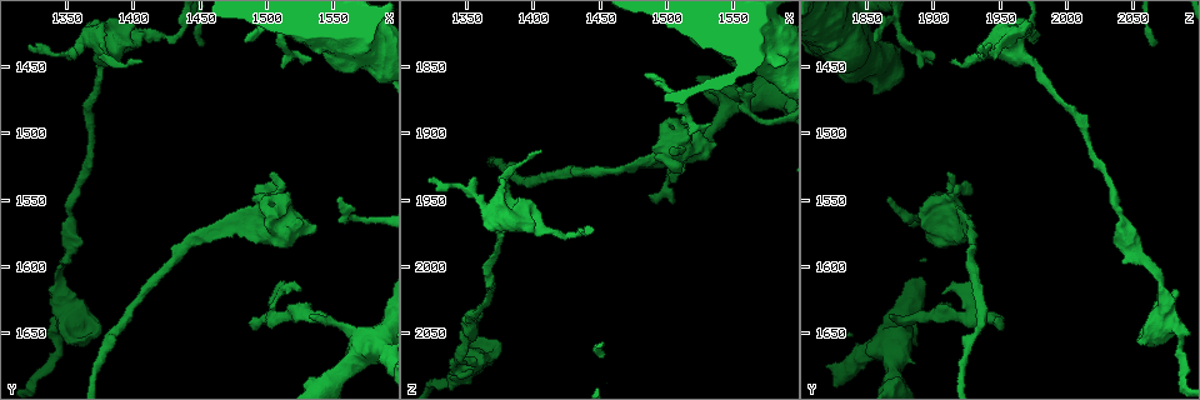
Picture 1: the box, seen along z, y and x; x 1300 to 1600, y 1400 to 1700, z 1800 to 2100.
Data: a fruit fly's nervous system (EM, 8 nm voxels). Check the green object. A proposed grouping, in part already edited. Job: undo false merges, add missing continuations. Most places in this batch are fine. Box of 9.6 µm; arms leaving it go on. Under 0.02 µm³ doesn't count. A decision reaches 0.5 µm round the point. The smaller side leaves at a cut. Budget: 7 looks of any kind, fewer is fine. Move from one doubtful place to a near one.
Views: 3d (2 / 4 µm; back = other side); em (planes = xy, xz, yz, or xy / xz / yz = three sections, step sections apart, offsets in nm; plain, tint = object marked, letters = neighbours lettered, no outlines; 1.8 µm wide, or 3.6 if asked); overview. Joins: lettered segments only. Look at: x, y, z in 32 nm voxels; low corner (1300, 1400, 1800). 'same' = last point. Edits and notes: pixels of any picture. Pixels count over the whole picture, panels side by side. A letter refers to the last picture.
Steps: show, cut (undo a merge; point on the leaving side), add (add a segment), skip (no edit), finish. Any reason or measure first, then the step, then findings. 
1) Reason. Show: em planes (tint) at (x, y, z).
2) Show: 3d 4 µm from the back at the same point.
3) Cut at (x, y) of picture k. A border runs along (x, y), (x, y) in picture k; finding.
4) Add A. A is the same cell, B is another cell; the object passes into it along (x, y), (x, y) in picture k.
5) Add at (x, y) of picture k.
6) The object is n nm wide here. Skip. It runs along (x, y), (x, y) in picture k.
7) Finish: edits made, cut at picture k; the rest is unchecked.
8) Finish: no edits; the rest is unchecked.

Thin arm on a thick one. Show: 3d 4 µm at (1516, 1558, 1910).

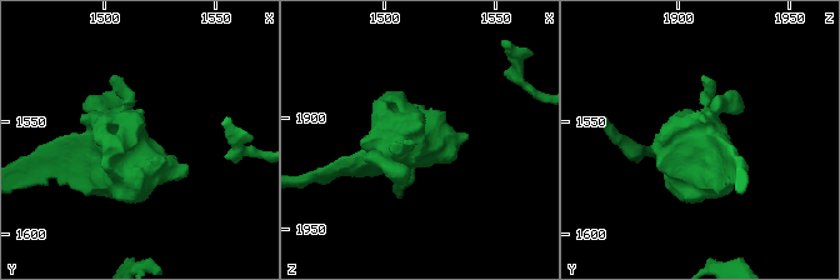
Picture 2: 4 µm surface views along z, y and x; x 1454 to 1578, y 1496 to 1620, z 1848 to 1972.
Need the tissue. Show: em 3.6 µm planes (tint) at (1514, 1556, 1910).

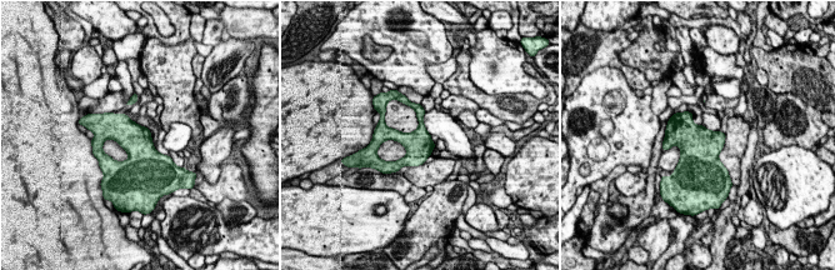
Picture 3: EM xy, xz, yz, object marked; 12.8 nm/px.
See the neighbours. Show: em 3.6 µm planes (letters) at the same point.

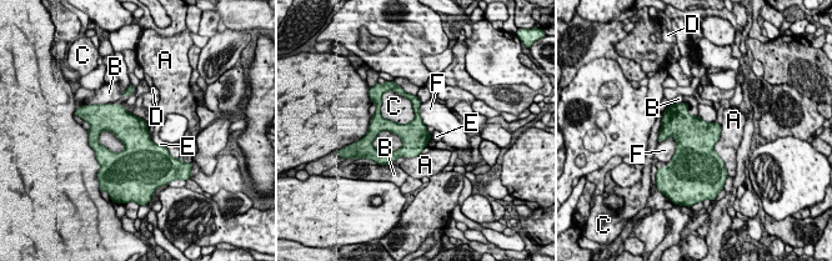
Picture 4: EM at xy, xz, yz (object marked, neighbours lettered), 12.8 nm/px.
The object is 360 nm wide here. Skip. A, B, C, D, E and F are other cells; a border runs along (380, 108), (396, 123), (415, 118) in picture 4; one neuron here.

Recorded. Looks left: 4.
Thin end. Show: em planes (plain) at (1534, 1446, 1892).

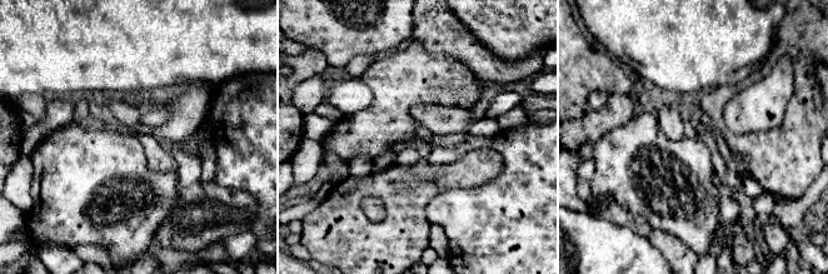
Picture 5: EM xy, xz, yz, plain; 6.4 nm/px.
Show: em planes (letters) at the same point.

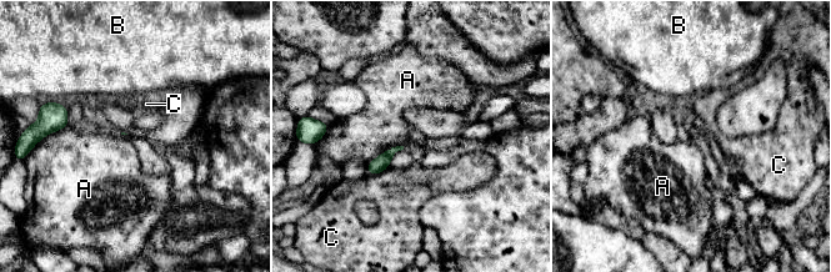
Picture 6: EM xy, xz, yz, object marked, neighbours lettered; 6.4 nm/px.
Skip. A, B and C are other cells; a border runs along (403, 145), (389, 147), (366, 165) in picture 6; none of them fits.

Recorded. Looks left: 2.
An open end. Show: em planes (tint) at (1408, 1444, 1914).

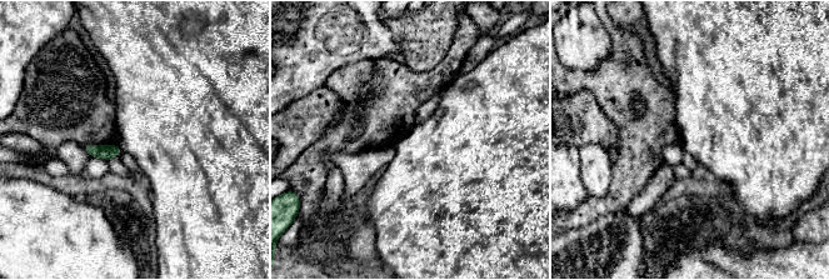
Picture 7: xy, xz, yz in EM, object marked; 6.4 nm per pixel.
Show: em planes (letters) at the same point.

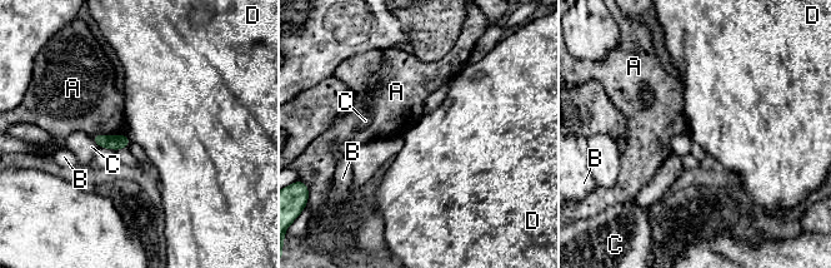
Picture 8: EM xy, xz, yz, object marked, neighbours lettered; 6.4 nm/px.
Skip. A, B, C and D are other cells; a border runs along (124, 134), (130, 142) in picture 8; none of them fits.

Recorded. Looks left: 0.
Finish: no edits; the rest is unchecked.

